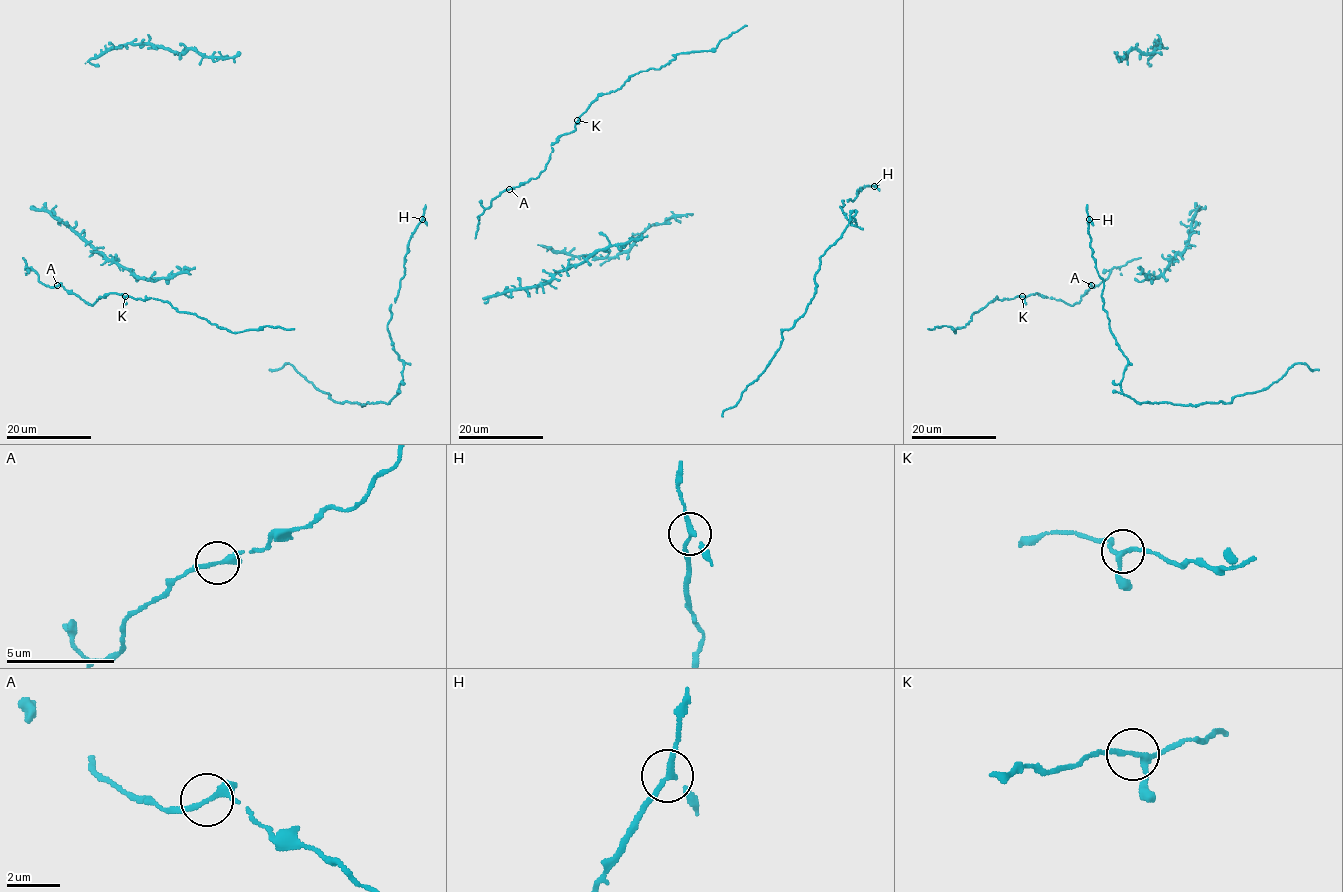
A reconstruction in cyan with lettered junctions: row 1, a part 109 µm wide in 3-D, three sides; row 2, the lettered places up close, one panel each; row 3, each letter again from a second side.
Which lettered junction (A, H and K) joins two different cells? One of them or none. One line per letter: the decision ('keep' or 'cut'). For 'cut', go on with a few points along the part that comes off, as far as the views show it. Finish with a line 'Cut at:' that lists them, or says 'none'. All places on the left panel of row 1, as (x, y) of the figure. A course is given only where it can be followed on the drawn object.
A: keep
H: keep
K: keep
Cut at: none

